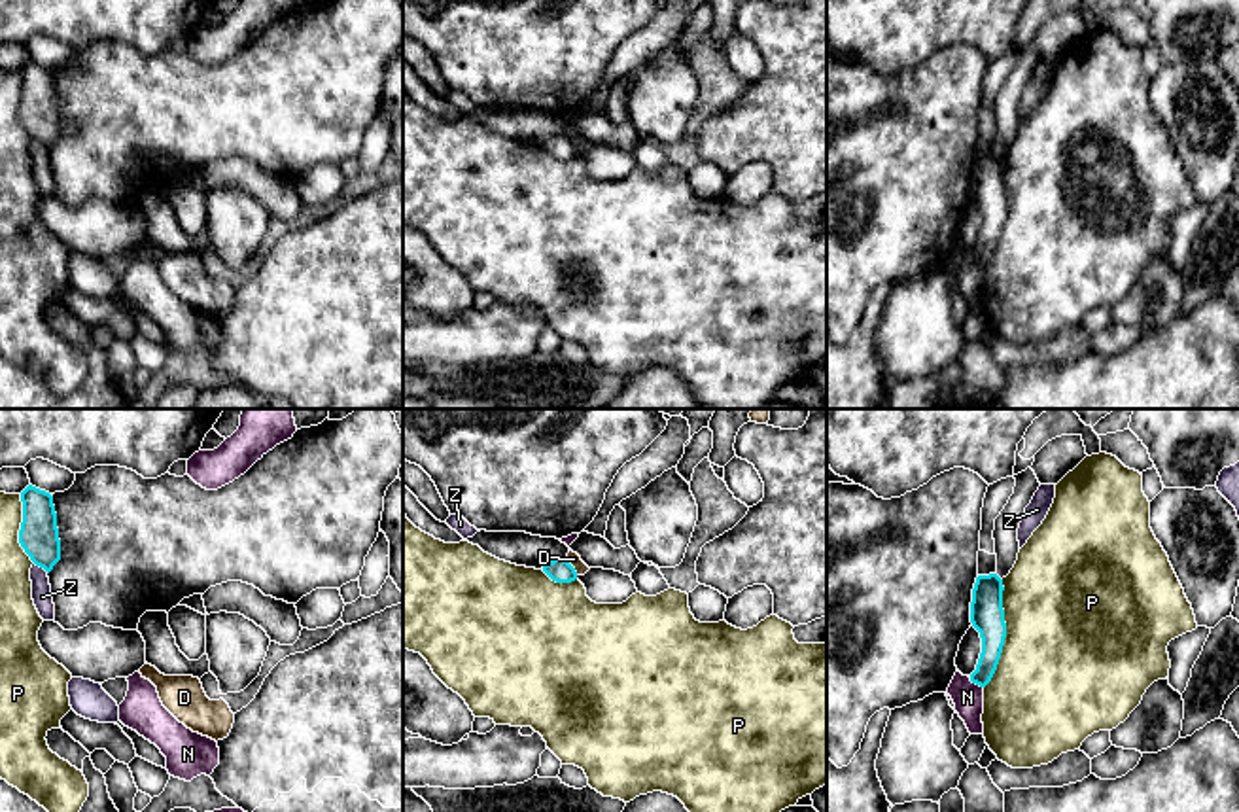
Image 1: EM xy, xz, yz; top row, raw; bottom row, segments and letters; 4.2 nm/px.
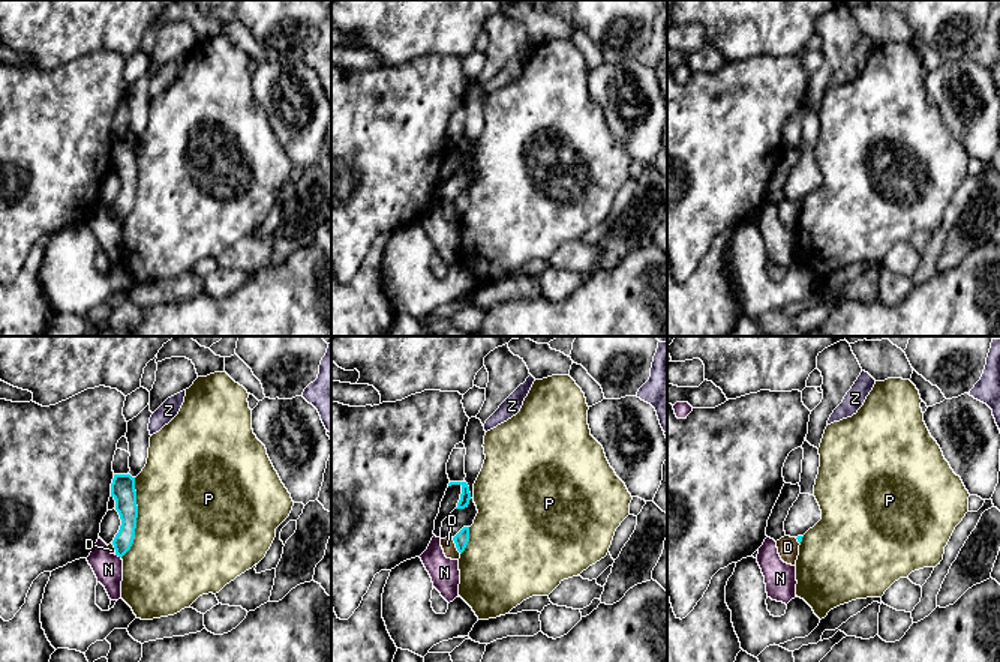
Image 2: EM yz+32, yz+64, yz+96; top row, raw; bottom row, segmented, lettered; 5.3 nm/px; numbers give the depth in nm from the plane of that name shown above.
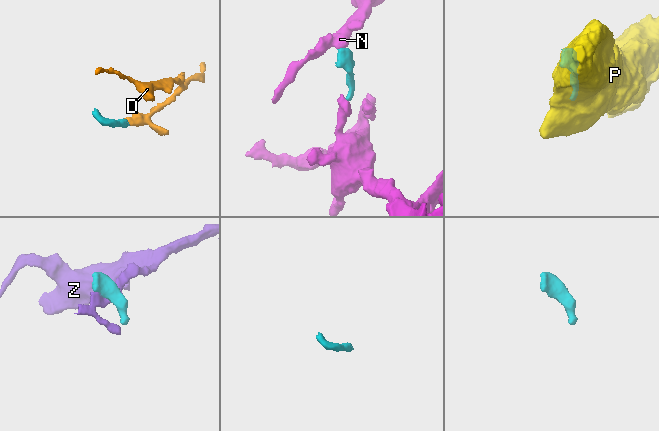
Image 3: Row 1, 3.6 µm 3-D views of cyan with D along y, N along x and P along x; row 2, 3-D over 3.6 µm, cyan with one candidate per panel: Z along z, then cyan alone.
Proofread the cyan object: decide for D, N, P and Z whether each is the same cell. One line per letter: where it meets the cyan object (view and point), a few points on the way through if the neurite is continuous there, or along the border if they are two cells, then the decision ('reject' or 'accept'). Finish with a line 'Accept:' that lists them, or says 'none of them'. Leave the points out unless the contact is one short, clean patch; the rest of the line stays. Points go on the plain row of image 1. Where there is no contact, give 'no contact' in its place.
D: meets cyan in xz at (574, 144); border along xz (566, 137), (577, 150); reject
N: meets cyan in yz at (977, 260); border along yz (969, 254), (982, 264); reject
P: meets cyan in yz at (1005, 211); reject
Z: meets cyan in xy at (42, 142); reject
Accept: none of them

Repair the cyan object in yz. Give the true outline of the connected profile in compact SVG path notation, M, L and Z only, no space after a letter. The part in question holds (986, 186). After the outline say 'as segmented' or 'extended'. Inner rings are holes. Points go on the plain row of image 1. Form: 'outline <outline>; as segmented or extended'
outline M997 150L978 151L972 165L970 199L980 208L982 229L970 257L980 263L991 257L1006 214L1003 167L1003 155Z; as segmented

